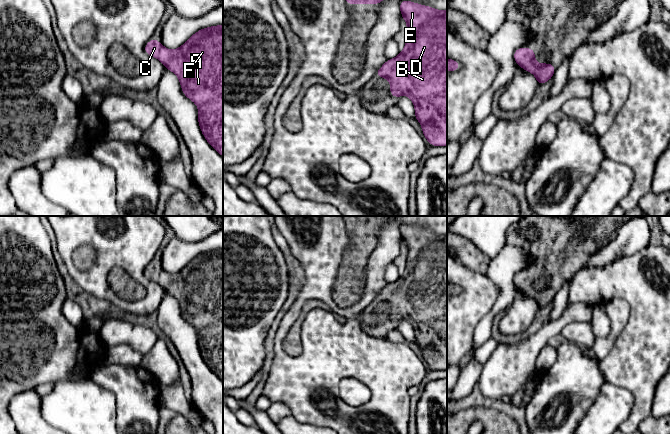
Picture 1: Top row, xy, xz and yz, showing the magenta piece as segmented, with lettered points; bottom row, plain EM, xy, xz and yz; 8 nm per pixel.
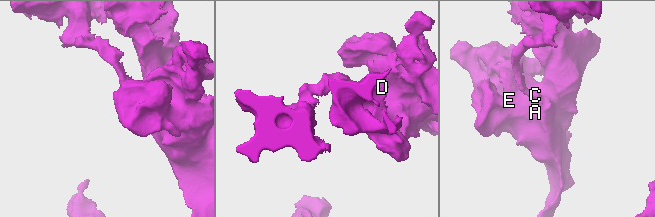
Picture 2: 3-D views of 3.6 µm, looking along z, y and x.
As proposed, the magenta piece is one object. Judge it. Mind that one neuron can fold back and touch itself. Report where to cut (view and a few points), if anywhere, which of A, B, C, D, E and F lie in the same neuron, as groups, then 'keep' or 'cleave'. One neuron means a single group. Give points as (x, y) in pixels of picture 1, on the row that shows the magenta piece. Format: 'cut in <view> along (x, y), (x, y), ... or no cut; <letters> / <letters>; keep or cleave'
no cut; A B C D E F; keep

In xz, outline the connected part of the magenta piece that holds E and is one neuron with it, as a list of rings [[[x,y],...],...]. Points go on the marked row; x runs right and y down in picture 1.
[[[401,0],[400,12],[402,18],[407,23],[406,45],[397,57],[388,59],[375,75],[390,81],[390,93],[393,97],[399,98],[405,94],[411,99],[415,107],[415,119],[421,124],[423,136],[428,140],[431,146],[447,146],[447,10],[436,10],[430,6],[420,5],[419,3],[413,3],[408,0]]]

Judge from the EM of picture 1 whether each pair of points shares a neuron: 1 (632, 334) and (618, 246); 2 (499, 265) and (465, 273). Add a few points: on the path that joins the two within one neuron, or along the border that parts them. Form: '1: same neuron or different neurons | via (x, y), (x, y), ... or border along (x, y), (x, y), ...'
1: different neurons | border along (642, 248), (632, 254), (616, 258), (599, 268)
2: different neurons | border along (485, 275), (498, 287), (498, 295)

